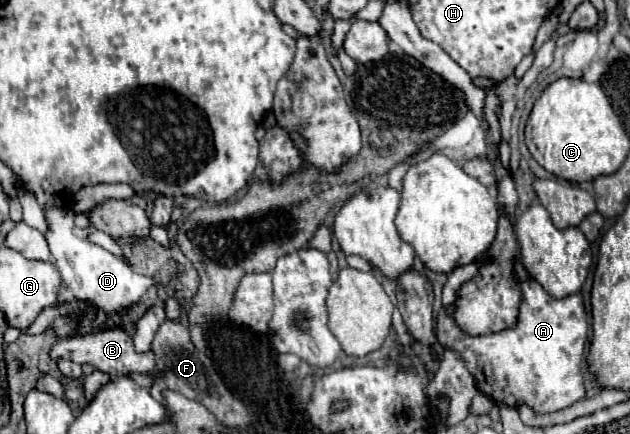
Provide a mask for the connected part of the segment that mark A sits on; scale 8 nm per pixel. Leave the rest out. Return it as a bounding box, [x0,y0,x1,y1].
[437,278,589,412]

